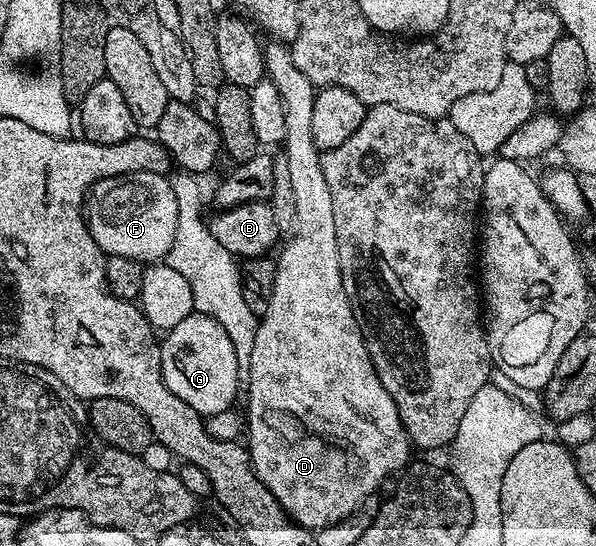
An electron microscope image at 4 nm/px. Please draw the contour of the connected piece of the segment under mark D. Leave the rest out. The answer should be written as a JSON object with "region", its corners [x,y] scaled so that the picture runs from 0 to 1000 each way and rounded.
{"region":[[[456,77],[448,82],[443,90],[443,128],[448,139],[448,145],[456,147],[460,158],[465,159],[465,165],[470,167],[470,183],[477,189],[477,205],[478,205],[478,231],[473,244],[473,284],[480,289],[480,306],[487,310],[487,341],[493,348],[493,379],[495,390],[493,399],[497,401],[497,416],[493,423],[482,434],[483,449],[478,451],[477,456],[471,452],[468,456],[470,469],[465,467],[461,471],[463,480],[463,500],[460,502],[460,531],[453,538],[453,553],[446,560],[446,575],[440,581],[435,581],[430,610],[426,612],[426,641],[419,647],[419,692],[413,700],[413,718],[416,711],[416,755],[413,753],[413,819],[416,830],[419,832],[419,839],[423,841],[423,859],[433,868],[433,875],[438,879],[441,886],[445,886],[450,896],[460,905],[460,912],[466,918],[471,927],[477,929],[478,940],[495,958],[502,960],[507,967],[515,967],[518,971],[535,971],[540,967],[554,965],[557,960],[564,960],[572,952],[581,951],[591,940],[597,936],[599,930],[604,929],[604,923],[614,914],[617,908],[626,907],[633,899],[629,896],[636,890],[638,885],[643,883],[649,872],[658,872],[664,863],[669,861],[671,855],[676,853],[678,848],[683,852],[686,848],[685,842],[685,821],[688,822],[688,808],[685,802],[685,789],[678,786],[678,775],[671,769],[671,760],[668,758],[668,744],[661,736],[661,729],[654,729],[654,722],[648,722],[648,711],[641,707],[641,700],[634,692],[634,685],[631,683],[631,672],[624,668],[624,658],[617,652],[617,628],[611,623],[611,610],[604,606],[604,593],[597,588],[597,577],[591,571],[591,557],[584,551],[584,540],[581,538],[581,531],[574,524],[574,495],[570,493],[570,482],[567,480],[567,436],[564,434],[564,423],[560,421],[560,370],[554,370],[554,341],[547,341],[547,319],[540,311],[540,297],[537,295],[540,284],[540,273],[527,260],[527,244],[520,233],[520,216],[527,211],[527,179],[532,172],[532,163],[523,156],[520,148],[513,143],[513,136],[507,136],[507,128],[500,128],[500,121],[493,121],[493,106],[490,104],[488,93],[478,82],[468,77]]]}

